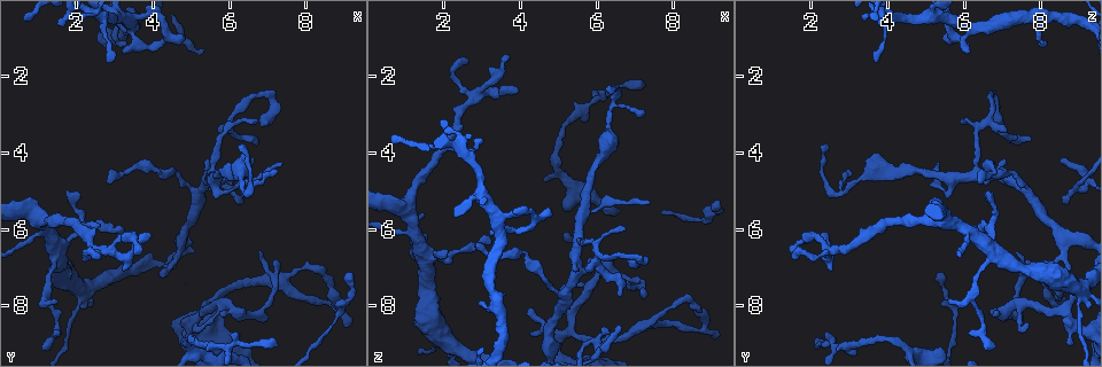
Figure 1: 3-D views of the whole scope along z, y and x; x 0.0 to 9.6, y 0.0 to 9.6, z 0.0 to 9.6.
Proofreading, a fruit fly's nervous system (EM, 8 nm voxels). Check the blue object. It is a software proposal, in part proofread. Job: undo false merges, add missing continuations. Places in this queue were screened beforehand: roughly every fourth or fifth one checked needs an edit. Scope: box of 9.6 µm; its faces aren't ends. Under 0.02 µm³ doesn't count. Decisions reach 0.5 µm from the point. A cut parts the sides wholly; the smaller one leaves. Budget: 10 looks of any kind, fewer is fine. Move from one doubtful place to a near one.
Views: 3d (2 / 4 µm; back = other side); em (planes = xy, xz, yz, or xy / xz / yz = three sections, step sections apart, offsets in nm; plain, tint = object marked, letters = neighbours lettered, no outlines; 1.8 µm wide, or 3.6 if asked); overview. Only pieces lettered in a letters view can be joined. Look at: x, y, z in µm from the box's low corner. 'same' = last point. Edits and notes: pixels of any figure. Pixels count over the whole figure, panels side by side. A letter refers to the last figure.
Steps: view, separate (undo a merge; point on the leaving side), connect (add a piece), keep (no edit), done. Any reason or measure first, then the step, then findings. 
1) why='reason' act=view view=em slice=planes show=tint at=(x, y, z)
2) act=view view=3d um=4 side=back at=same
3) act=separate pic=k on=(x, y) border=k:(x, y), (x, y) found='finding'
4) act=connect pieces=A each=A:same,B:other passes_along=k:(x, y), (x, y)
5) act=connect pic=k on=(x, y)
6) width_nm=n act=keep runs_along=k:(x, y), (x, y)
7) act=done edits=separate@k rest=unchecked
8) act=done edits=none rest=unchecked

why='free end' act=view view=em slice=yz step=16 show=tint at=(7.15, 8.85, 2.10)

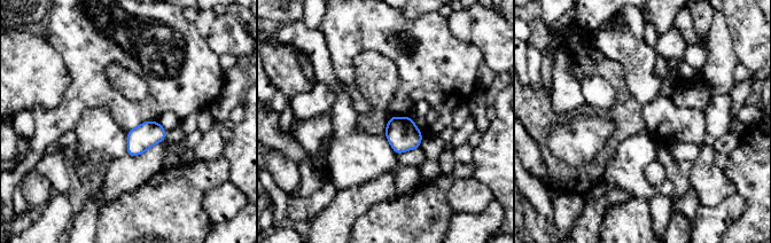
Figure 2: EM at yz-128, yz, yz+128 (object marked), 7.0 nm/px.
why='cut it another way' act=view view=em slice=xy step=16 show=letters at=same

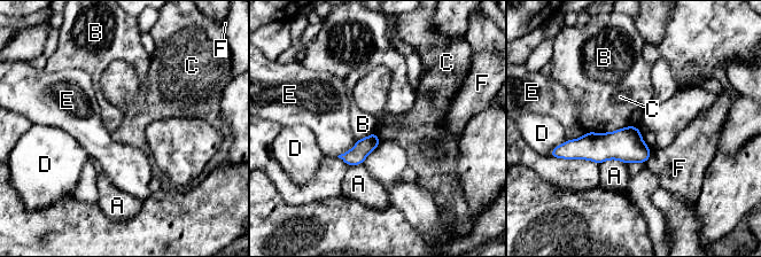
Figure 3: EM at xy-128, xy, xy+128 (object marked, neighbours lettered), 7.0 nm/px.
act=keep each=A:other,B:other,C:other,D:other,E:other,F:other found='no lettered piece goes on from it'

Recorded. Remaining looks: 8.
why='thin end' act=view view=em slice=planes show=tint at=(6.60, 4.25, 8.50)

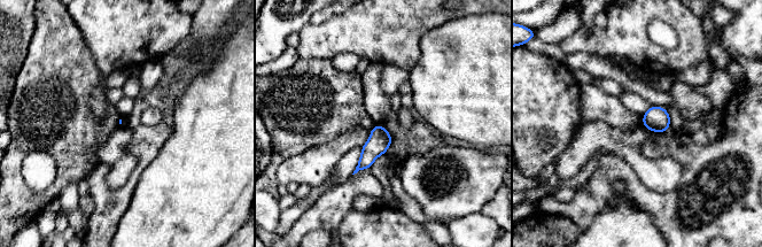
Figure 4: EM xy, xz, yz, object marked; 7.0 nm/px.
why='what lies round it' act=view view=em slice=planes show=letters at=same

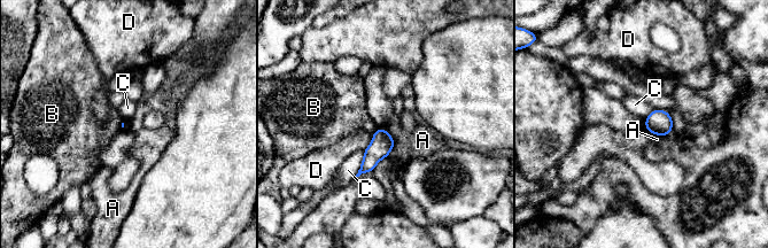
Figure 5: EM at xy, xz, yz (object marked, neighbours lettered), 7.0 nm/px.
act=keep each=A:other,B:other,C:other,D:other found='no lettered piece goes on from it'

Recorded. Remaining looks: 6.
why='thin end' act=view view=3d um=2 at=(4.70, 1.15, 5.55)

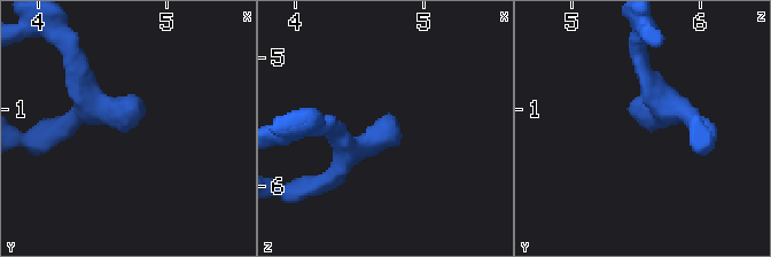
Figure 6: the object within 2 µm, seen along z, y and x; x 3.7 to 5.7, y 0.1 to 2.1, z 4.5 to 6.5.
why='shape alone is not enough' act=view view=em slice=planes show=letters at=(4.74, 1.12, 5.56)

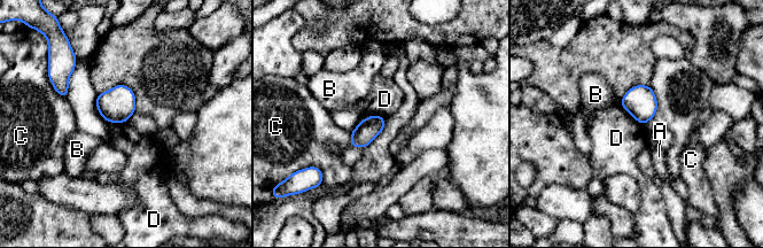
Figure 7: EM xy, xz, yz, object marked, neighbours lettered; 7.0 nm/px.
act=keep each=A:other,B:other,C:other,D:other border=7:(77, 59), (68, 80), (65, 98) found='no lettered piece goes on from it'

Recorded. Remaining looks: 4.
why='four arms meet' act=view view=em slice=planes show=letters at=(2.15, 7.45, 8.95)

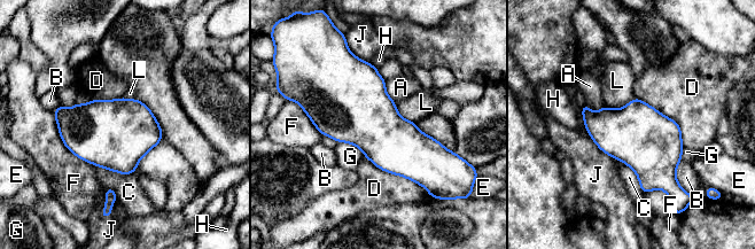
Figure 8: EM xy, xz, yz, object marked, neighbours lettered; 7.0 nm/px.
act=keep each=A:other,B:other,C:other,D:other,E:other,F:other,G:other,H:other,J:other,L:other border=8:(635, 96), (619, 108), (602, 106) found='all the same neuron'

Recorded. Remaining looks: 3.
act=done edits=none rest=unchecked

